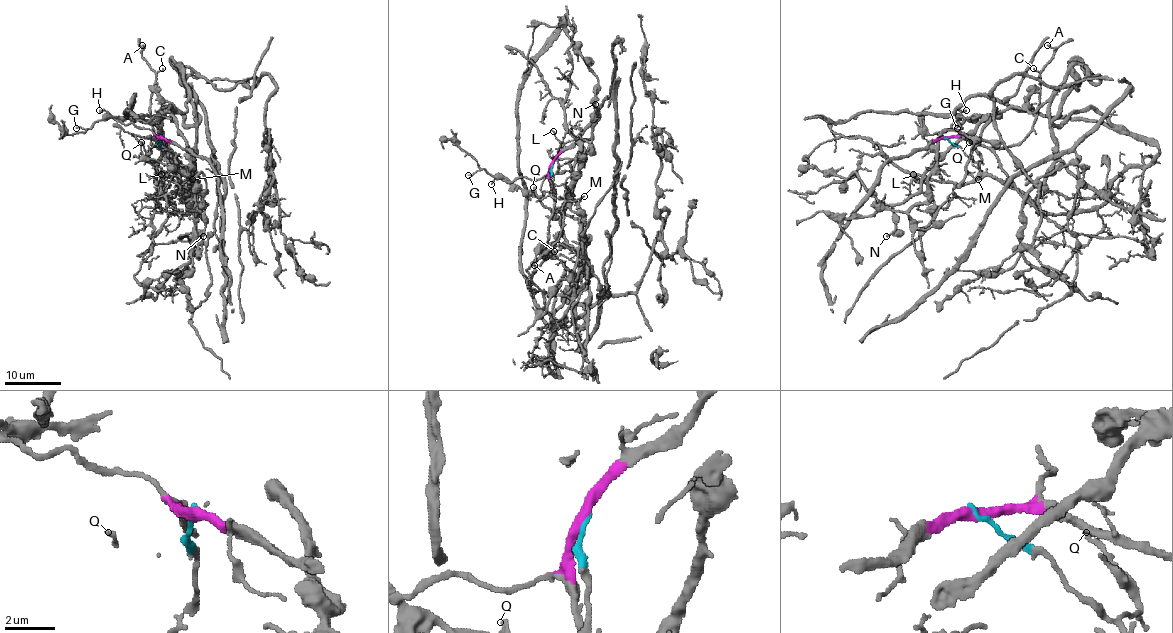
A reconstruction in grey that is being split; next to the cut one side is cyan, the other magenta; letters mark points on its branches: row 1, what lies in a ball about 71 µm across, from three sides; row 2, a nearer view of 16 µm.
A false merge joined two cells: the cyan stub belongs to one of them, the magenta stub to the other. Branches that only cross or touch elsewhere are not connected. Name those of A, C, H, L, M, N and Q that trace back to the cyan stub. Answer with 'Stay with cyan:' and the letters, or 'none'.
Stay with cyan: L, M, N, Q

